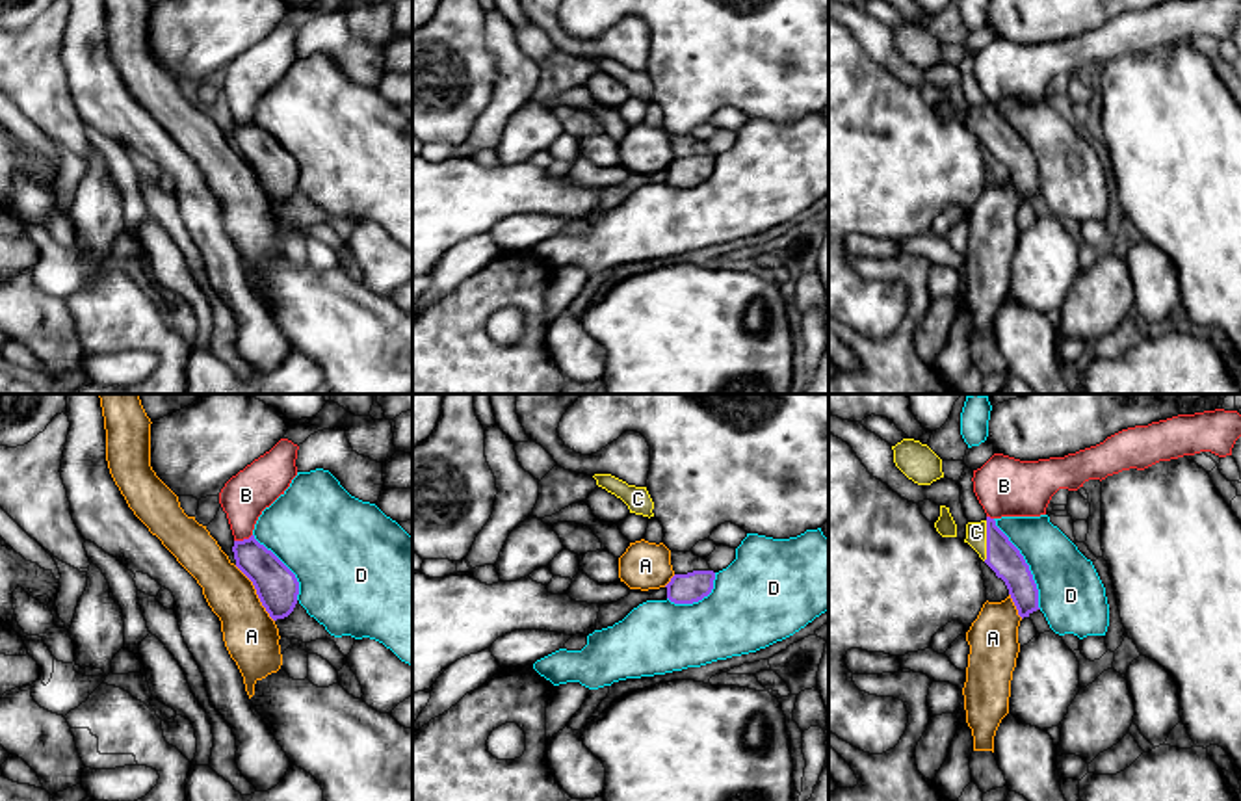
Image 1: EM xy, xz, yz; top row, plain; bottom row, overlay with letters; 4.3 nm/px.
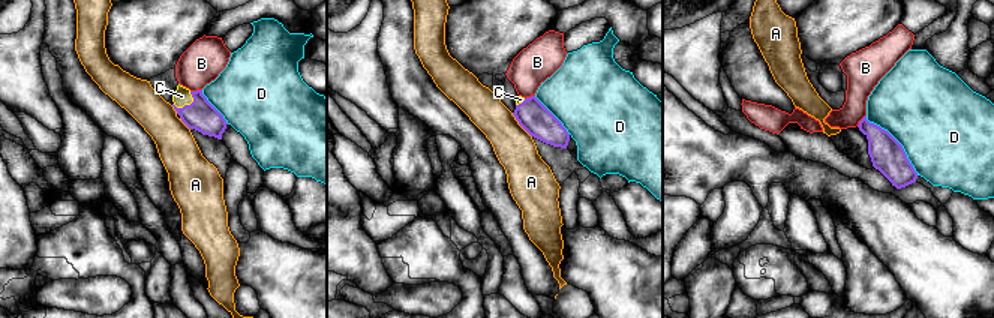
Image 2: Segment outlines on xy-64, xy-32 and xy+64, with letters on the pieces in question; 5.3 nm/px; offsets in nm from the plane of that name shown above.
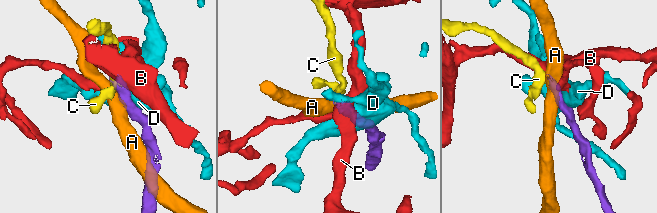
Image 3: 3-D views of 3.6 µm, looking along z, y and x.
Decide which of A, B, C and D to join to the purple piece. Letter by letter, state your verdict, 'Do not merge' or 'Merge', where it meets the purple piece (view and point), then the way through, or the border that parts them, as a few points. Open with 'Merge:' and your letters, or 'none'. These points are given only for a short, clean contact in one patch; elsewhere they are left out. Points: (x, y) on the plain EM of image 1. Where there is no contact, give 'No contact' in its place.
Merge: C
A: Do not merge. Touches purple at xy (257, 177). Boundary: xy (235, 149), (251, 166), (261, 188), (274, 205)
B: Do not merge. Touches purple at xy (244, 123)
C: Merge. Touches purple at yz (987, 125). Path across: yz (1004, 142), (987, 125), (976, 116)
D: Do not merge. Touches purple at yz (1026, 147)

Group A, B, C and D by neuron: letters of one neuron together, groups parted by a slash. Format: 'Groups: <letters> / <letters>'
Groups: A / B / C / D

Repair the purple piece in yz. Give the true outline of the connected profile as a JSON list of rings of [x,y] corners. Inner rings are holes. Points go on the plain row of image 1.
[[[986,100],[981,106],[966,108],[966,123],[979,141],[1001,162],[1018,193],[1018,199],[1029,201],[1039,191],[1039,173],[1020,134],[996,110],[996,104]]]

